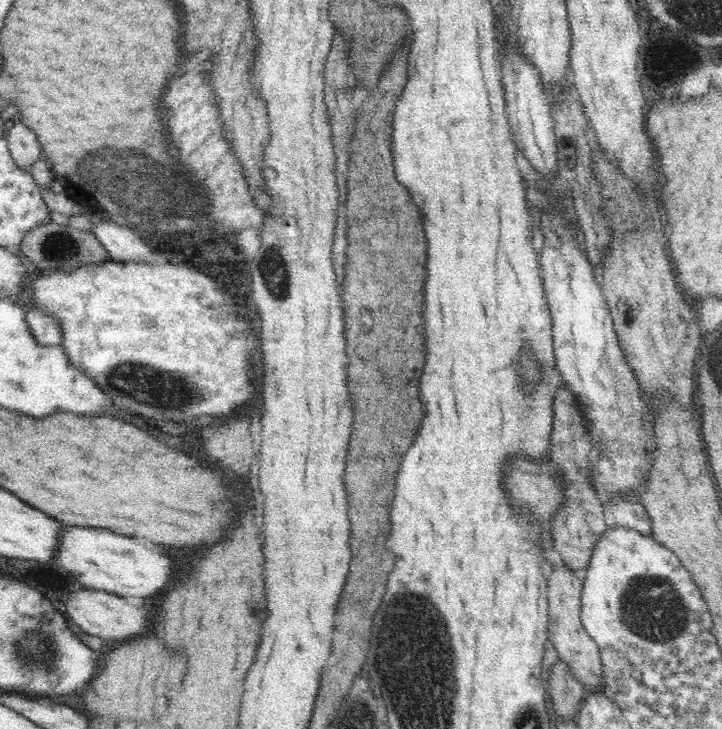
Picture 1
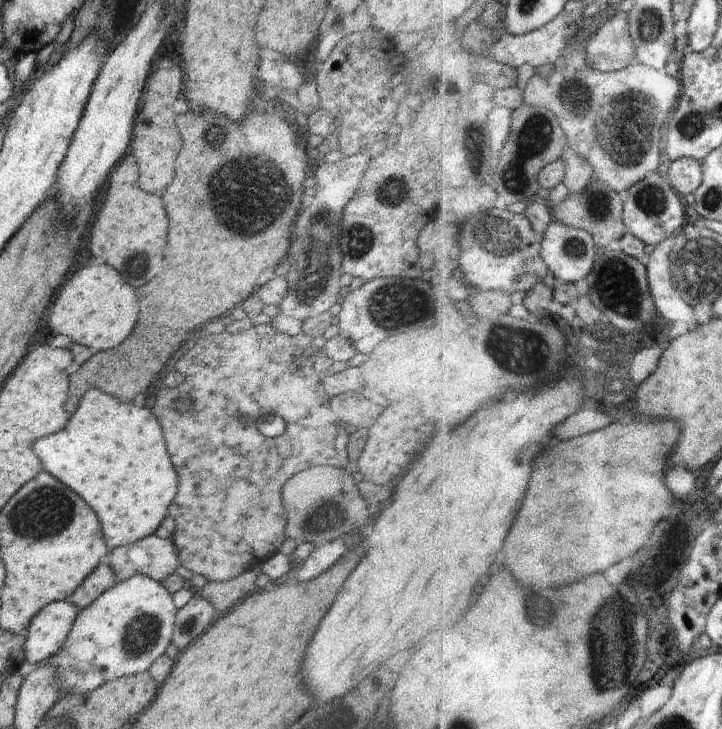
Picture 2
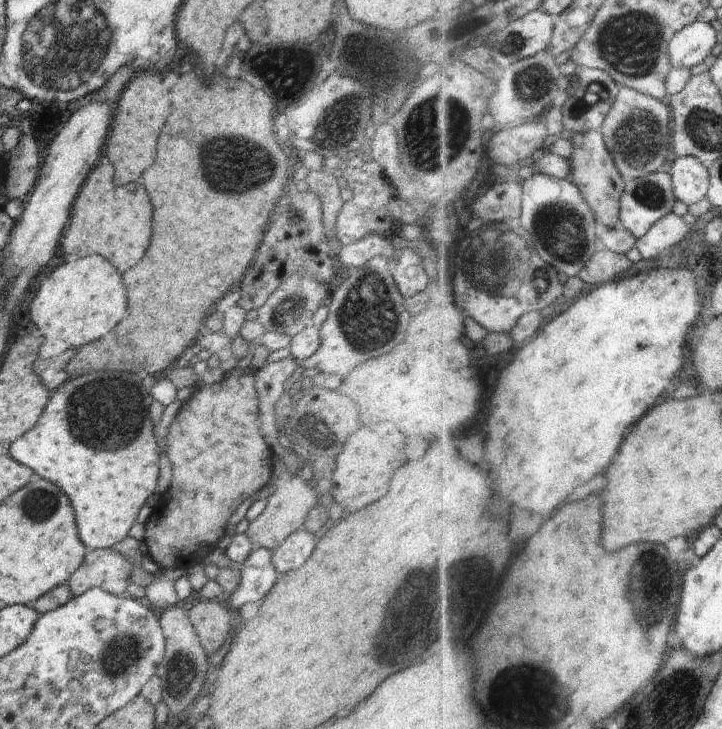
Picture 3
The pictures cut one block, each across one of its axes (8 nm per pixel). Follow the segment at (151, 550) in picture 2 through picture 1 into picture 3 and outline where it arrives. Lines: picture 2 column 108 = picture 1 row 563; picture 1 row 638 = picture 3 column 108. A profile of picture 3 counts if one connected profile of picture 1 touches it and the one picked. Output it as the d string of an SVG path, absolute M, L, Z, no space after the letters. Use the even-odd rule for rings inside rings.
M93 549L72 573L67 585L74 597L96 587L116 596L126 595L132 567L123 555L112 549Z

